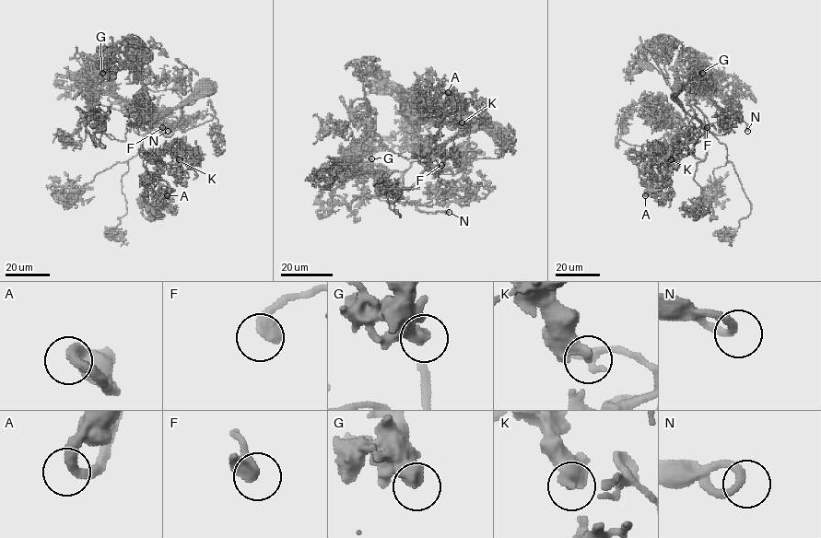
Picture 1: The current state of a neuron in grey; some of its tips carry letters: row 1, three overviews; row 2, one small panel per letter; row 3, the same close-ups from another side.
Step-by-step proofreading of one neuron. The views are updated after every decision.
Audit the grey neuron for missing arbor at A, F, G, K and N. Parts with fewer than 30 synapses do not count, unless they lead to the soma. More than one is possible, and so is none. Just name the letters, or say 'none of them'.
F

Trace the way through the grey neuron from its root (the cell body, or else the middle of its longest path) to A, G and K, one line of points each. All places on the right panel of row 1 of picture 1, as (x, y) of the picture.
A: (675, 89), (684, 111), (707, 130), (706, 157), (689, 154), (677, 159), (664, 169), (662, 182), (645, 195)
G: (675, 89), (686, 112), (724, 134), (728, 122), (707, 89), (699, 60), (692, 67), (702, 73)
K: (675, 89), (684, 111), (707, 130), (706, 155), (697, 158), (676, 138), (661, 153), (671, 159)

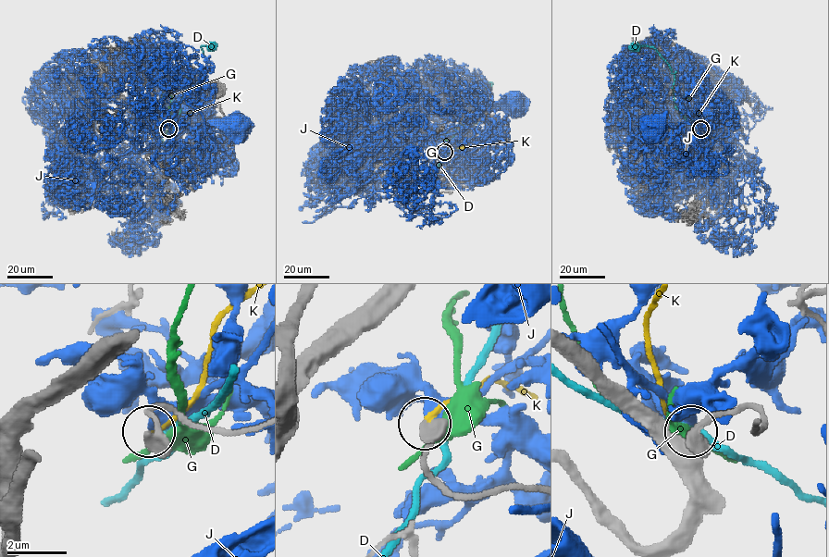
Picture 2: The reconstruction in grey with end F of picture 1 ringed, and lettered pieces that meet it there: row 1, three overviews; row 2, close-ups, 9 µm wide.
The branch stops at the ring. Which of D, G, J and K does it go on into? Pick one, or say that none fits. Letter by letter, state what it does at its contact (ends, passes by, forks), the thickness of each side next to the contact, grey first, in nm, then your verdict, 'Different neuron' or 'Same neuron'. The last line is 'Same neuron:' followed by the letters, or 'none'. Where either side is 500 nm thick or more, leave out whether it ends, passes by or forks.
D: It passes by. Thickness 440 nm (grey) against 220 nm. Different neuron
G: It passes by. Thickness 440 nm (grey) against 400 nm. Different neuron
J: Thickness 440 nm (grey) against 650 nm. Different neuron
K: It ends there. Thickness 440 nm (grey) against 180 nm. Same neuron
Same neuron: K

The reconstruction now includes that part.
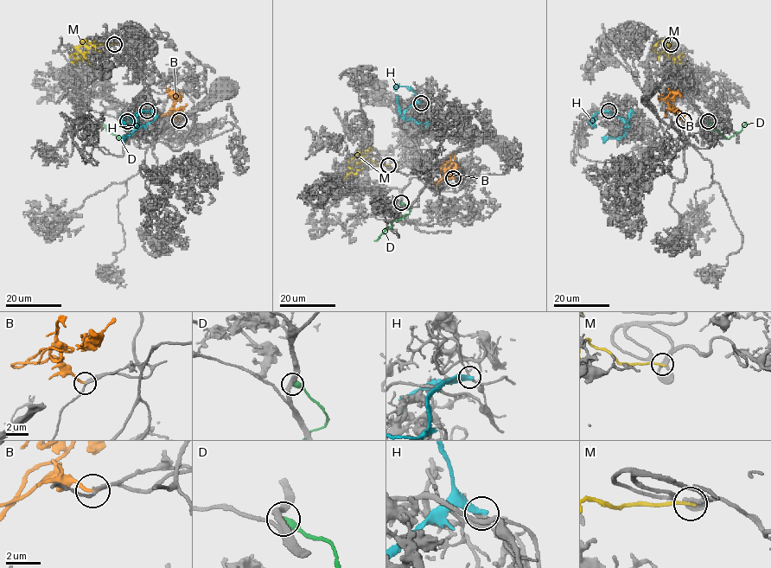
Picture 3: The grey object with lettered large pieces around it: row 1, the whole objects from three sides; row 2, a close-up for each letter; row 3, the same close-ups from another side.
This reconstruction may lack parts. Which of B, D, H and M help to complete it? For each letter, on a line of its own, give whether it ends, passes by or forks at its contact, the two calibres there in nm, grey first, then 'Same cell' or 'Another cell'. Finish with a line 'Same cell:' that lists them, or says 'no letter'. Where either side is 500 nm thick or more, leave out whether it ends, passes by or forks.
B: It ends there. Thickness 200 nm (grey) against 190 nm. Same cell
D: Thickness 280 nm (grey) against 500 nm. Same cell
H: It ends there. Thickness 200 nm (grey) against 420 nm. Another cell
M: It ends there. Thickness 240 nm (grey) against 200 nm. Another cell
Same cell: B, D

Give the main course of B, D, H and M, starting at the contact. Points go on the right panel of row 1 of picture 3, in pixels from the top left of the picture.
B: (684, 120), (666, 99), (680, 92)
D: (708, 121), (713, 129), (728, 138), (738, 132), (746, 122)
H: (609, 111), (625, 124), (625, 132), (620, 137), (602, 137)
M: (671, 43), (665, 47), (673, 59), (665, 53), (662, 41), (653, 47), (653, 51)

